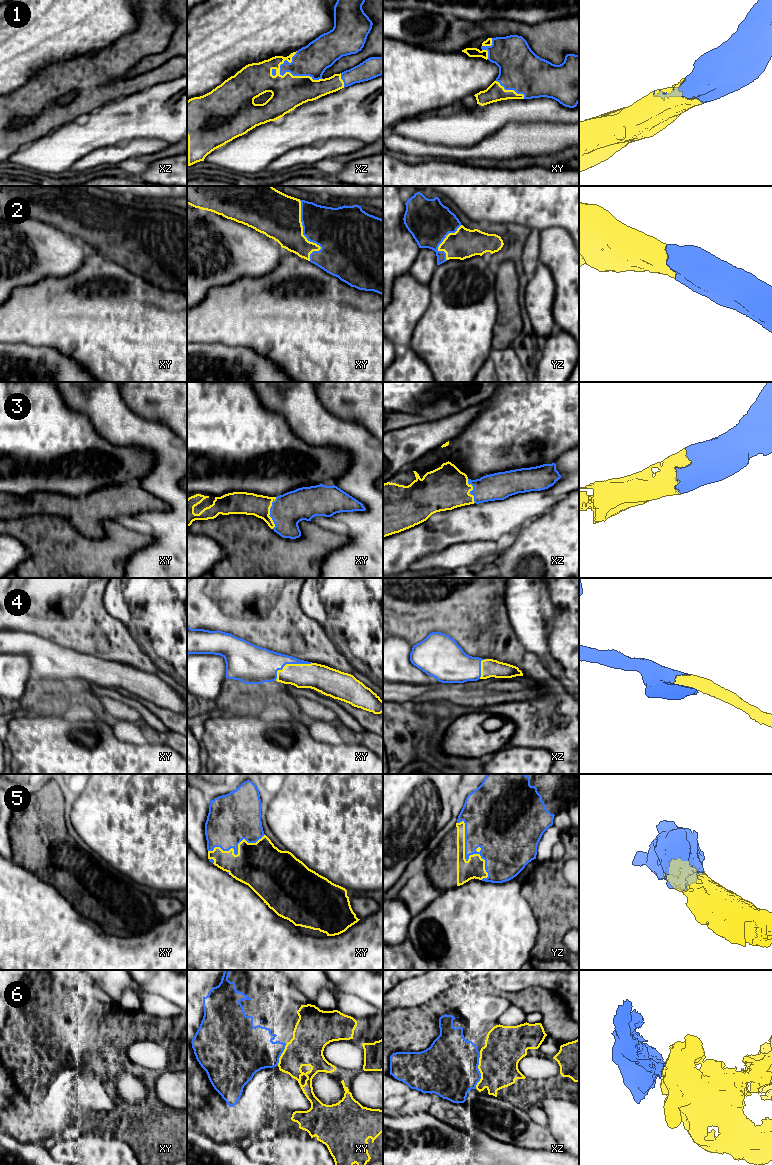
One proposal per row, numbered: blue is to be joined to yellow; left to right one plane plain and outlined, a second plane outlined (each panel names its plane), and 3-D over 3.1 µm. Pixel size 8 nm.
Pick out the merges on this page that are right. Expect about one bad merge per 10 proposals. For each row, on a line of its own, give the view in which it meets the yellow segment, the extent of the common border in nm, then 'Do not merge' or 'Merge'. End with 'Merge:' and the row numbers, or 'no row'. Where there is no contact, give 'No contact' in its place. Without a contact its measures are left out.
1: Touches yellow in xz. Shared border 360 nm. Merge
2: Touches yellow in xy. Shared border 500 nm. Merge
3: Touches yellow in xy. Shared border 260 nm. Merge
4: Touches yellow in xy. Shared border 320 nm. Merge
5: Touches yellow in yz. Shared border 500 nm. Merge
6: Touches yellow in xz. Shared border 300 nm. Merge
Merge: 1, 2, 3, 4, 5, 6

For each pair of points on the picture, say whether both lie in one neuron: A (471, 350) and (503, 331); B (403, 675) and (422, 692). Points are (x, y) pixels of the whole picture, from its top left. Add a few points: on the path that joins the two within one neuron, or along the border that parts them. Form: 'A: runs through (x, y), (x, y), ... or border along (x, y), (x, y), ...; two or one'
A: border along (497, 314), (491, 348); two
B: border along (393, 682), (428, 684); two

